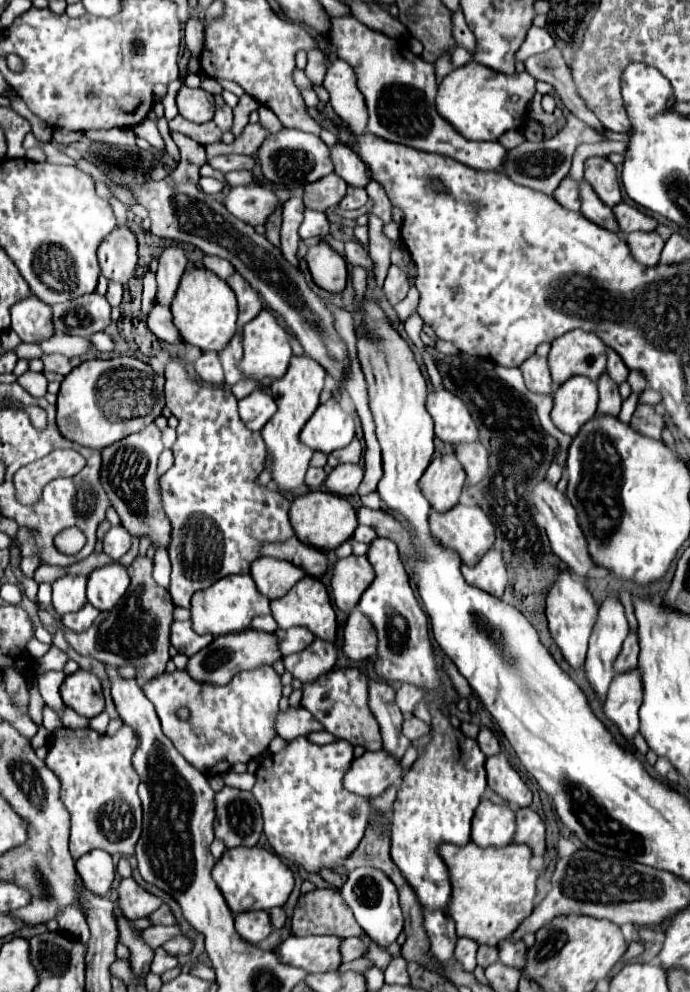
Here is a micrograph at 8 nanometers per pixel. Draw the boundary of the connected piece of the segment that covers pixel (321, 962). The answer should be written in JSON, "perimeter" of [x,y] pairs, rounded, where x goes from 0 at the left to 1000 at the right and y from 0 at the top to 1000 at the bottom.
{"perimeter":[[[419,944],[407,952],[413,972],[445,980],[483,980],[494,974],[494,946],[488,944]]]}

